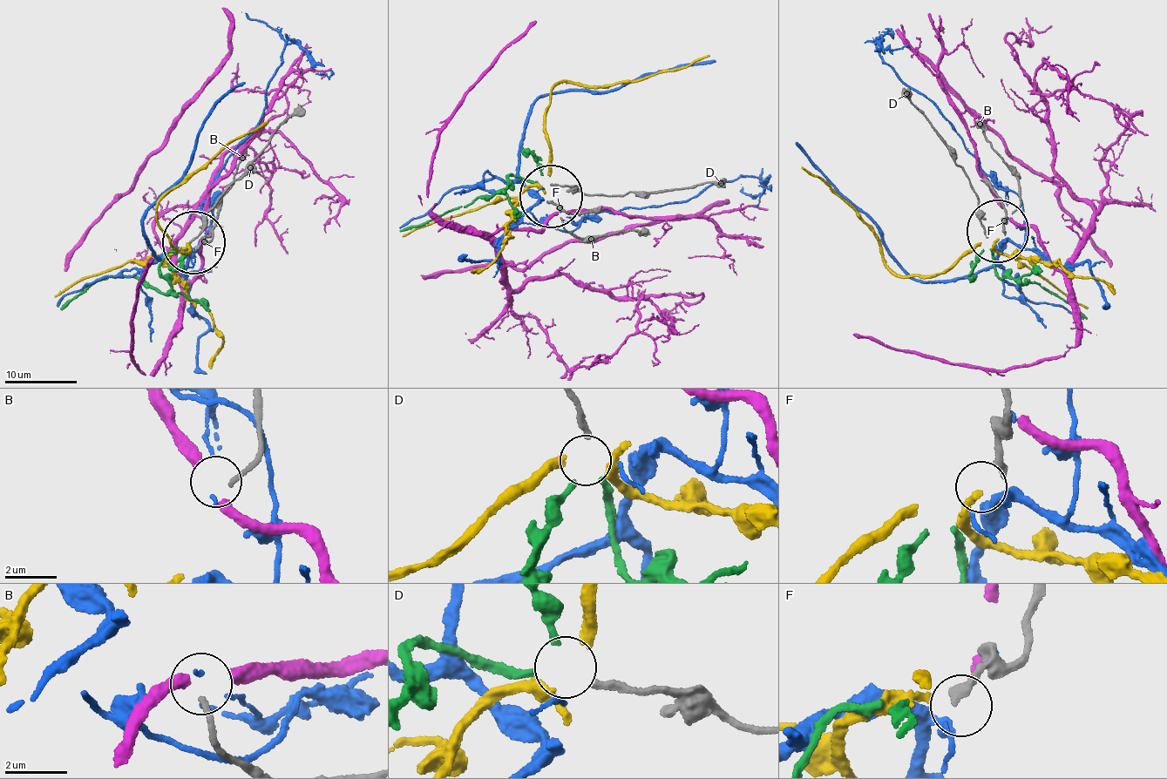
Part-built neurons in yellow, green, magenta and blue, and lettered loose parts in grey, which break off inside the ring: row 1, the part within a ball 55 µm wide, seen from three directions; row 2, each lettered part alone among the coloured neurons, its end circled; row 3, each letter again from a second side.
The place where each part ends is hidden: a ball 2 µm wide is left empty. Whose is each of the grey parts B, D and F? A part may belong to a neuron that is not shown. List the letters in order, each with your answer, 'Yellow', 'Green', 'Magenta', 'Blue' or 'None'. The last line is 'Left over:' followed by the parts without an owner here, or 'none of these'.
B: None
D: Green
F: Yellow
Left over: B

